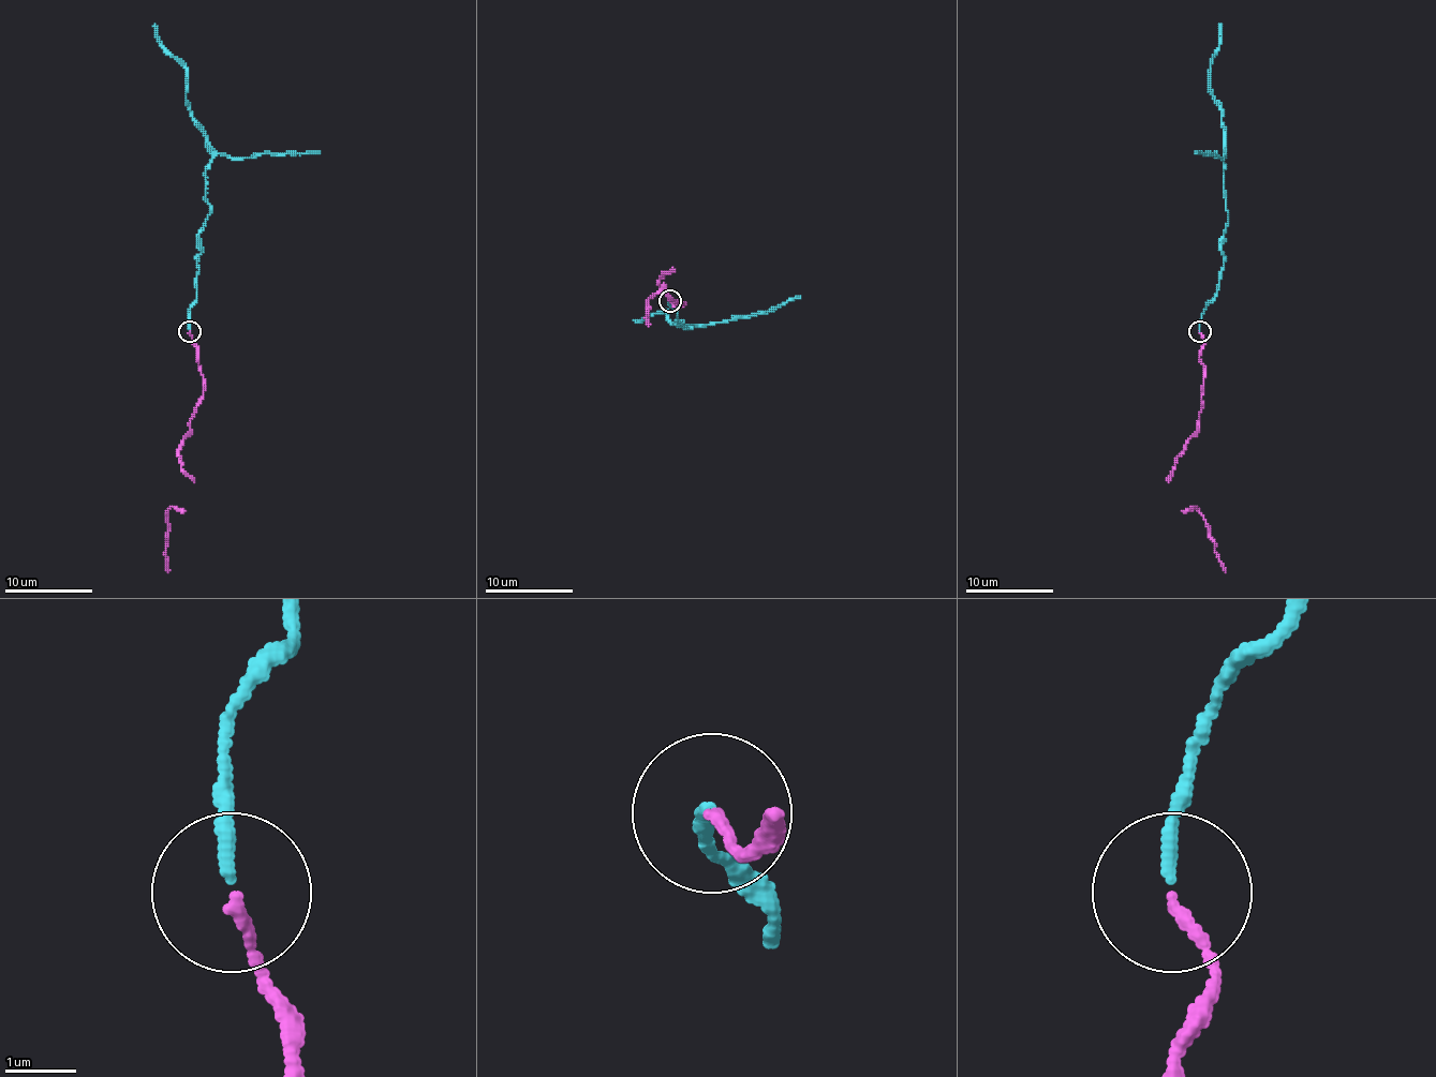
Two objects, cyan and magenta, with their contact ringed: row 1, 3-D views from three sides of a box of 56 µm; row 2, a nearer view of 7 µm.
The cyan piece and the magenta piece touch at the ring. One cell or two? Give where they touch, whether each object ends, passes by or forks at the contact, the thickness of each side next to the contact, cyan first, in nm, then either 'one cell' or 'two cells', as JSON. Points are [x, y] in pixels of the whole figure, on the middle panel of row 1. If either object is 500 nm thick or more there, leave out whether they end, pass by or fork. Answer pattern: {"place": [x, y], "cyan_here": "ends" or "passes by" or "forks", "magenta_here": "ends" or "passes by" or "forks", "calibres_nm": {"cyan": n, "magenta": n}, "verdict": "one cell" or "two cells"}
{"place": [669, 301], "cyan_here": "ends", "magenta_here": "ends", "calibres_nm": {"cyan": 190, "magenta": 150}, "verdict": "one cell"}

